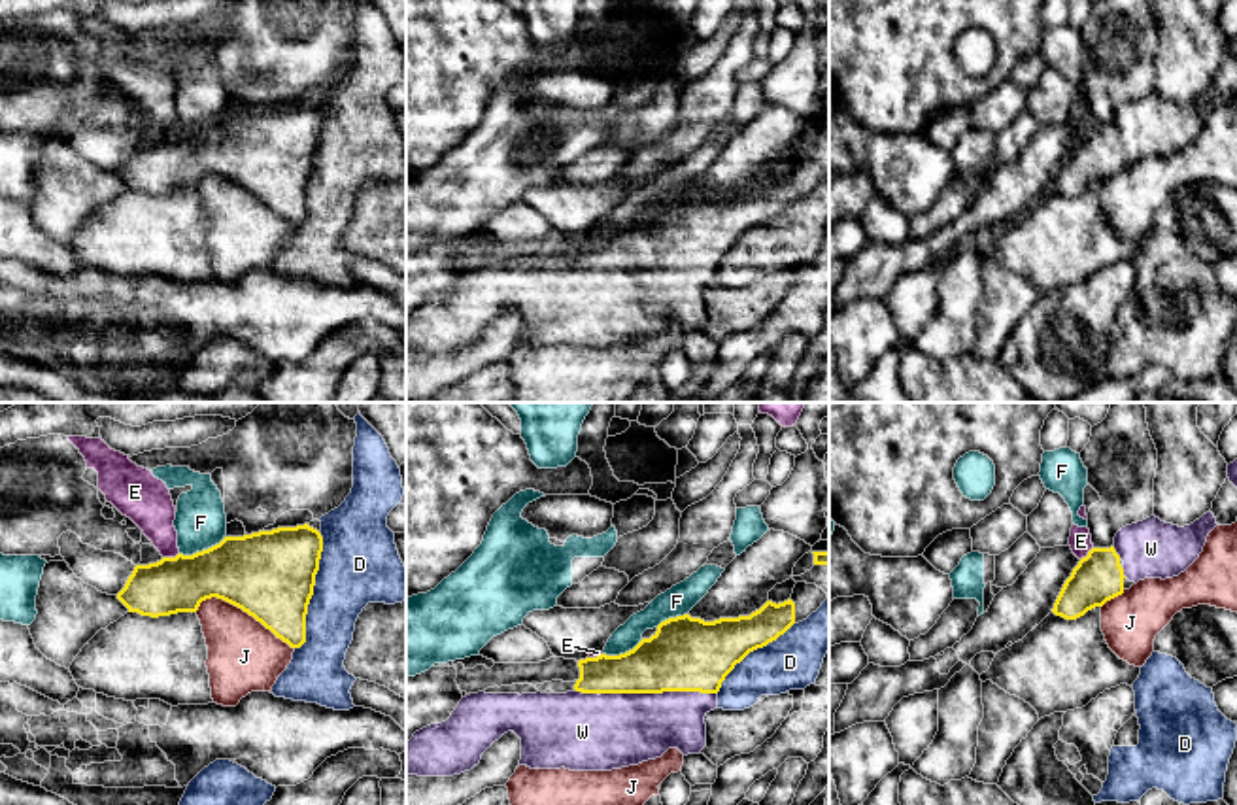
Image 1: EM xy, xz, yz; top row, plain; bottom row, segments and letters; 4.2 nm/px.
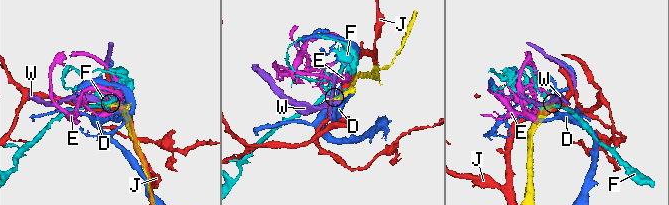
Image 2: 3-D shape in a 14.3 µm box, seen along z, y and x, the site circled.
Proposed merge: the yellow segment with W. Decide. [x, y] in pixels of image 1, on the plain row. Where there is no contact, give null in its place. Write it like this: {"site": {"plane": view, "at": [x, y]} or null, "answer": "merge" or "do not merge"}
{"site": {"plane": "xz", "at": [658, 269]}, "answer": "merge"}

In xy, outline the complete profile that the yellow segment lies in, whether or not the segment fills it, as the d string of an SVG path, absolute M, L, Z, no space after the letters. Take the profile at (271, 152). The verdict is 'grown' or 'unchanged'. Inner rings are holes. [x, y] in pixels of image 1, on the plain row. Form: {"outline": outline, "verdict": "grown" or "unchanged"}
{"outline": "M308 100L225 113L219 121L193 132L178 130L157 140L136 142L117 176L128 189L159 195L196 189L202 178L217 174L253 193L291 225L300 225L306 219L306 191L321 128L323 113Z", "verdict": "unchanged"}

